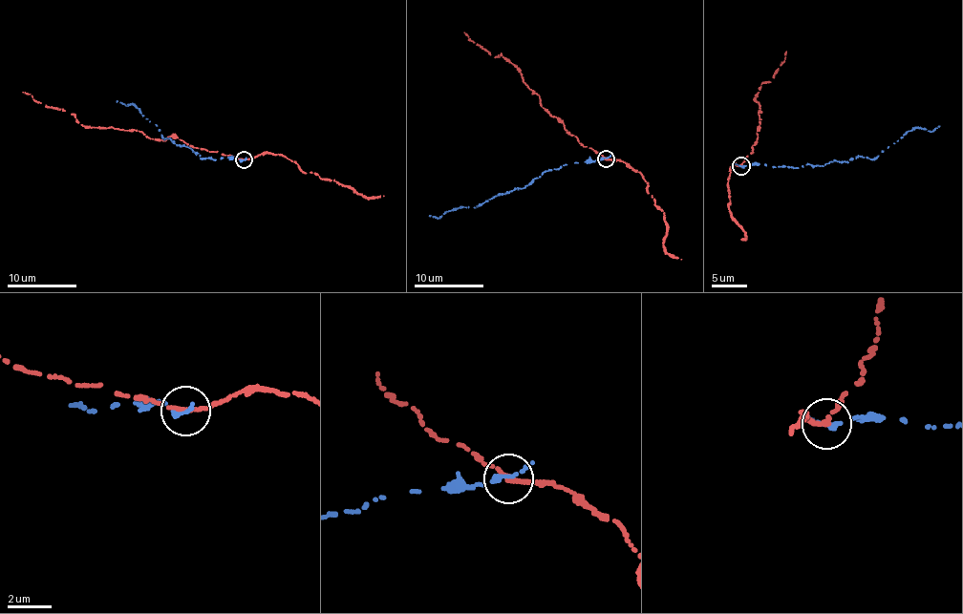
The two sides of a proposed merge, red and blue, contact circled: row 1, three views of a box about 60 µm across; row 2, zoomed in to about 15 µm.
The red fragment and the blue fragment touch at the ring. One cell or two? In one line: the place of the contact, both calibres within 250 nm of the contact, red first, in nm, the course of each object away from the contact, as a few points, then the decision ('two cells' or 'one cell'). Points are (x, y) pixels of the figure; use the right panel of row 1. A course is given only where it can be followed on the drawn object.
at (741, 165); 200 nm thick on the red side, 280 nm on the other; red runs (741, 166), (752, 154), (752, 146), (757, 144), (760, 109), (755, 98), (764, 82), (774, 77), (786, 52); blue runs (740, 166), (755, 162), (795, 168), (876, 158), (912, 129), (931, 132), (939, 126); two cells

